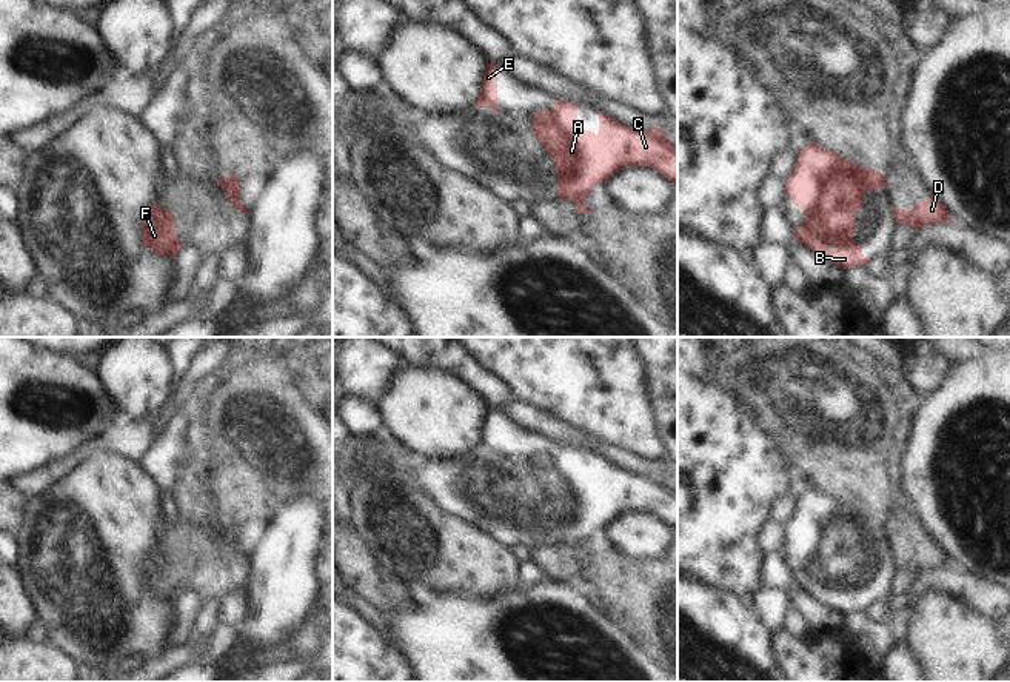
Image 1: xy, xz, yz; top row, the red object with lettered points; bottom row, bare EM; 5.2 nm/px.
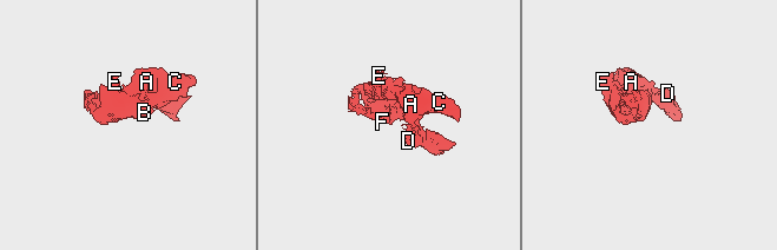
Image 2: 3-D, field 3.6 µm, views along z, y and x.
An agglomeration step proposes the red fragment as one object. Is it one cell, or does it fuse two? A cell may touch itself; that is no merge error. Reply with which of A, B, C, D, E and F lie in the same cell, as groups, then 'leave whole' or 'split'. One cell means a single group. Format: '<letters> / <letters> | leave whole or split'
A B C E F / D | split

